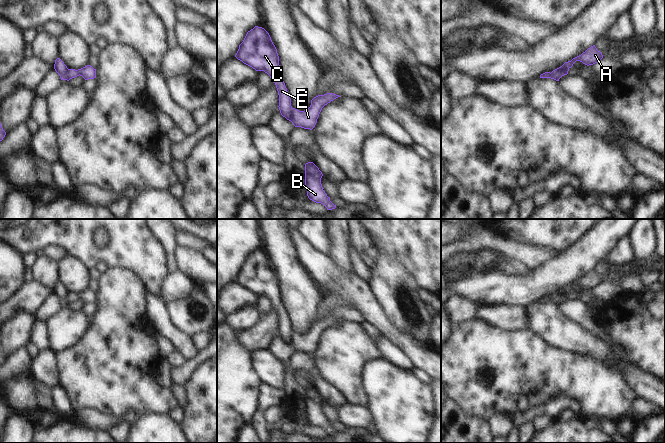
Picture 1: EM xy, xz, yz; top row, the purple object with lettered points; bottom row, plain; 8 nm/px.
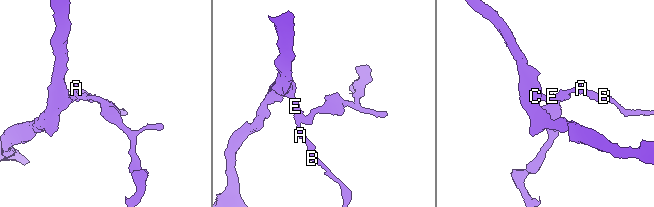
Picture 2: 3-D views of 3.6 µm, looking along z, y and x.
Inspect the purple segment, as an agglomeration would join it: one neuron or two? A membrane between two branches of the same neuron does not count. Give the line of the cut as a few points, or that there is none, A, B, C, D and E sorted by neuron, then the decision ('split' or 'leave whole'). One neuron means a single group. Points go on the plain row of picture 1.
yz (568, 292), (556, 294), (547, 301) | A B C E / D | split

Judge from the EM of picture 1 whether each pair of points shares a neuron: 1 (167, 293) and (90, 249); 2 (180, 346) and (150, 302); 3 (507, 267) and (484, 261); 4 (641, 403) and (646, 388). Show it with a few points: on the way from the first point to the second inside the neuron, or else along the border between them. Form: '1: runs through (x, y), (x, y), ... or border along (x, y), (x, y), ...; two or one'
1: border along (167, 272), (162, 278), (157, 295); two
2: runs through (173, 335), (157, 319), (155, 313); one
3: border along (495, 251), (495, 264), (492, 270); two
4: border along (640, 397), (651, 400), (654, 403); two

